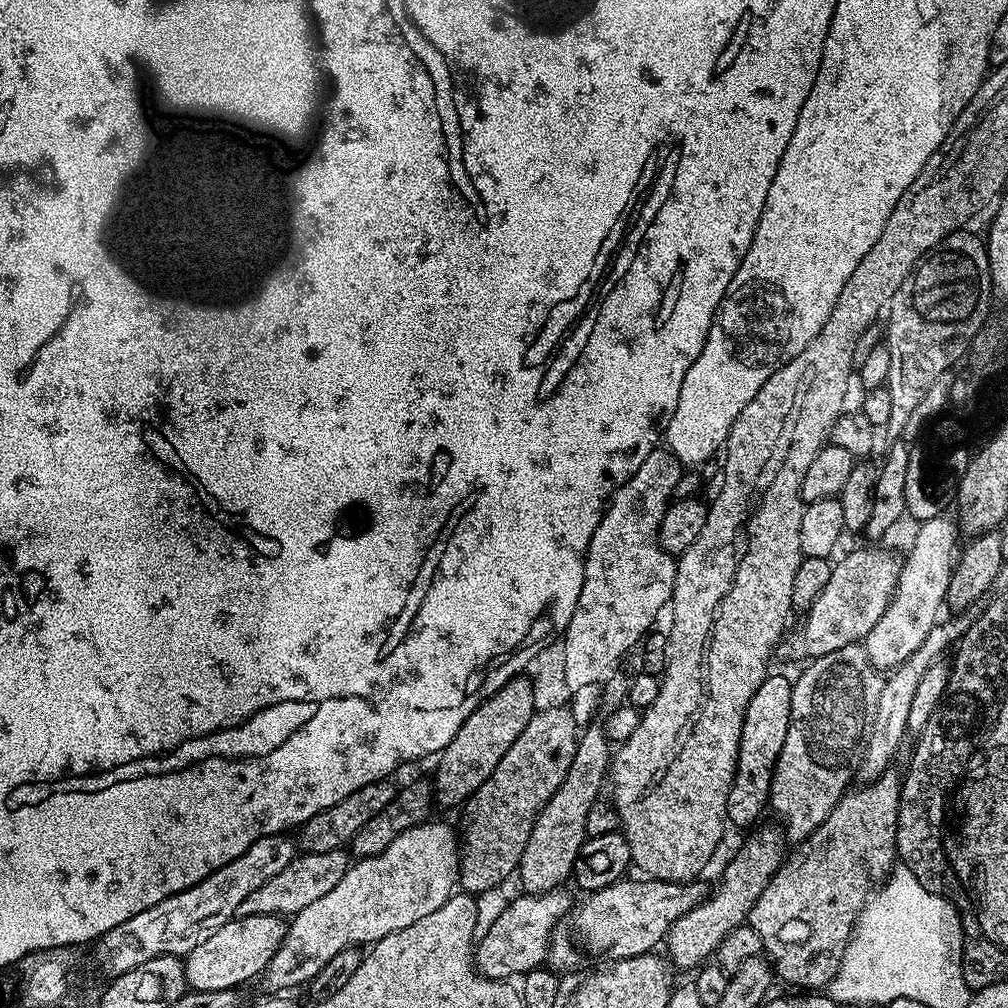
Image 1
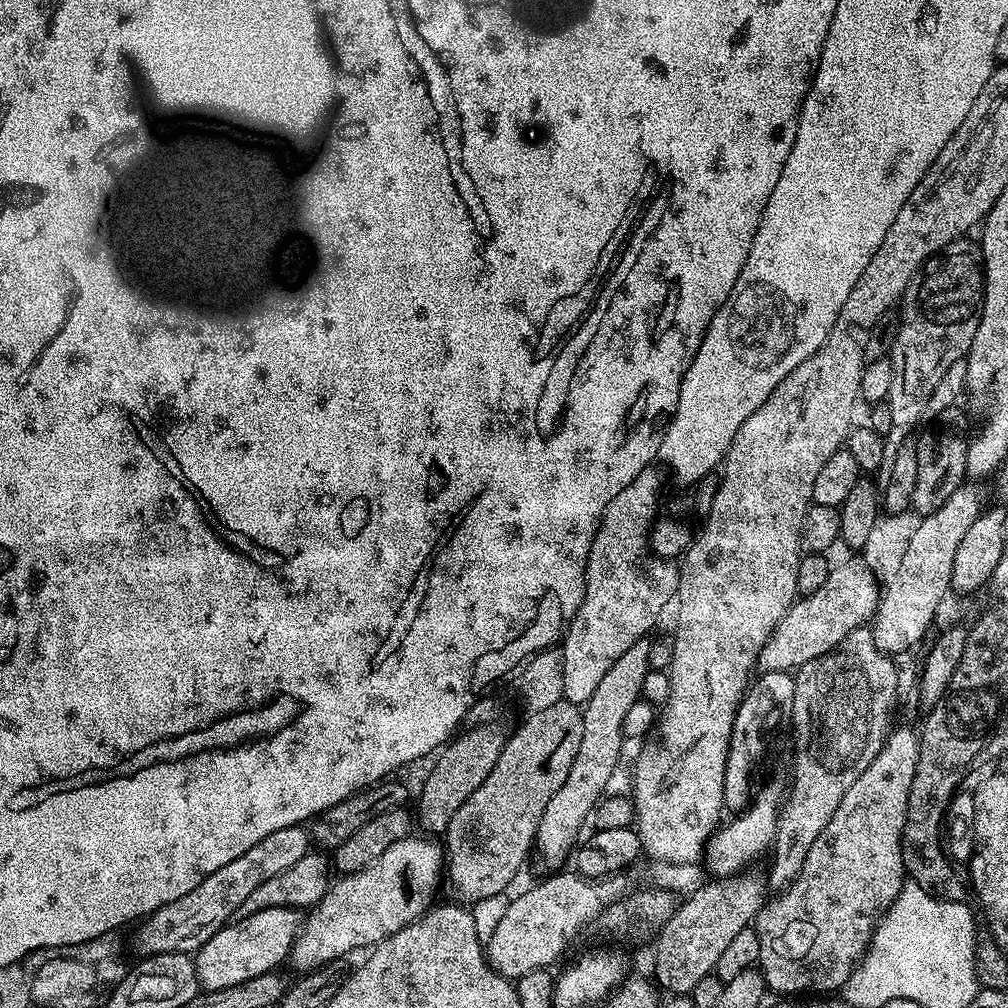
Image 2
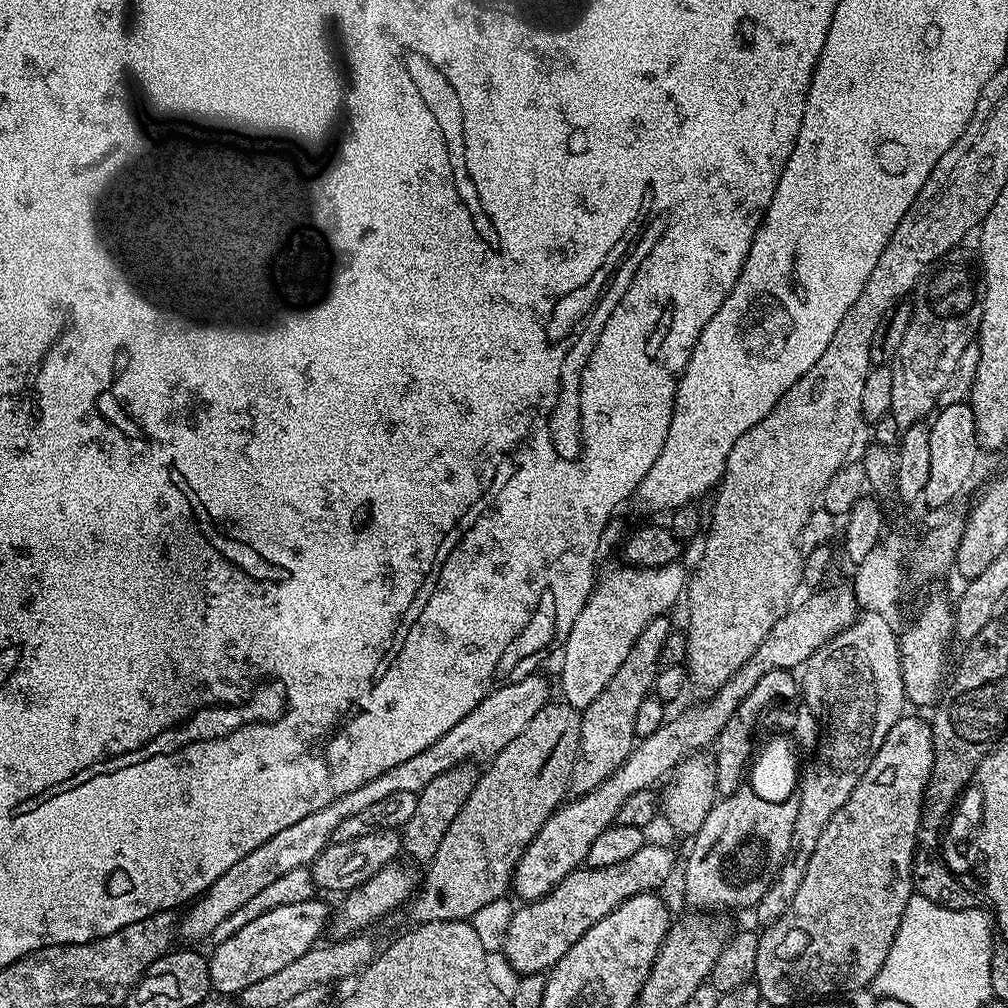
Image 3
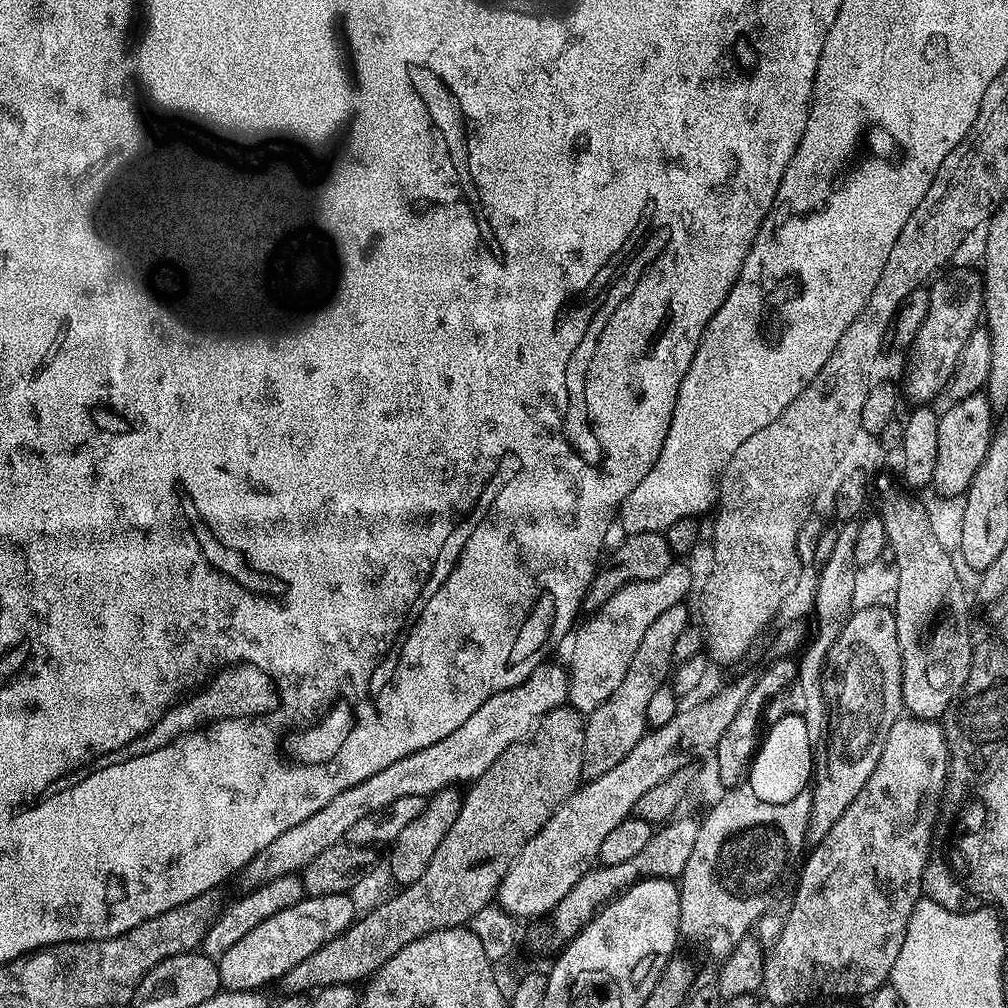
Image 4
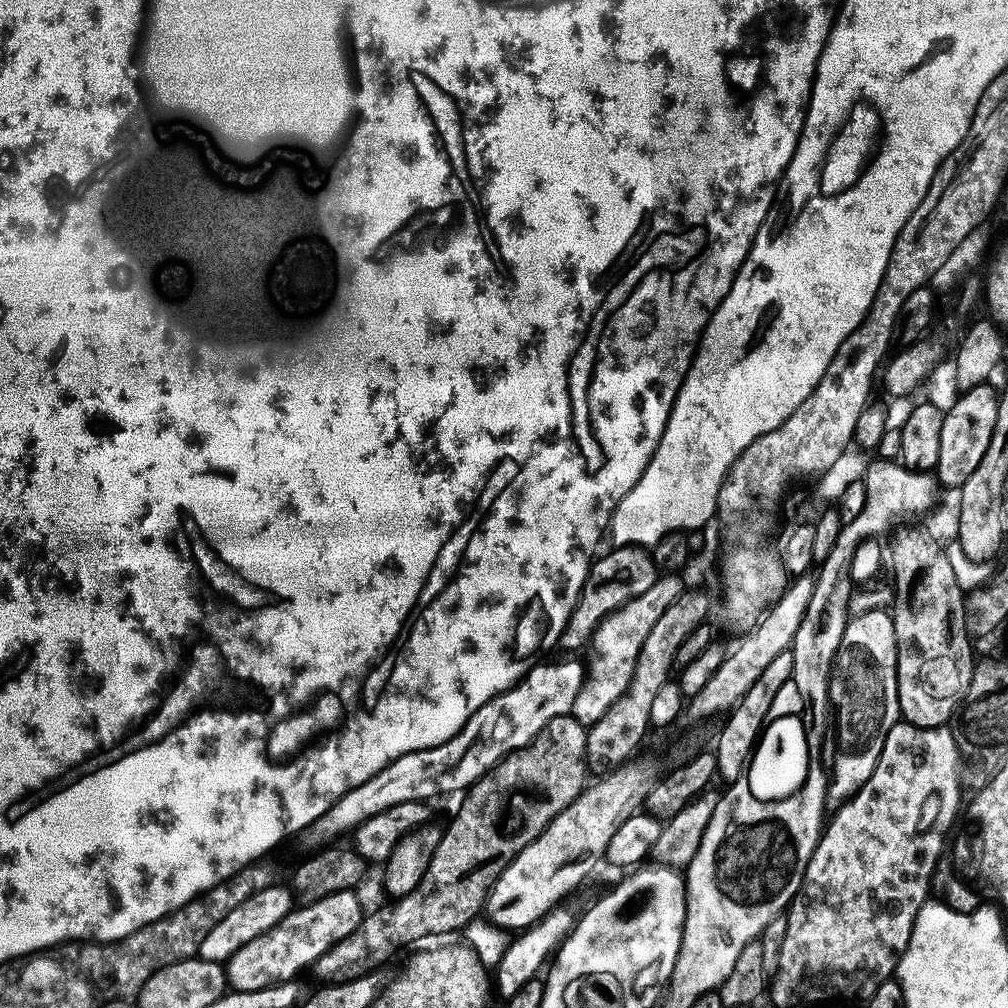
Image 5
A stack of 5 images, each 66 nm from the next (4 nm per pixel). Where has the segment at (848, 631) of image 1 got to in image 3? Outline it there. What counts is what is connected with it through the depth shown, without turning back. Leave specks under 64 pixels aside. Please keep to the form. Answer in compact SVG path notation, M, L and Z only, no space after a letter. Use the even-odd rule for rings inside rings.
M848 586L827 588L813 591L809 600L801 599L782 618L778 618L778 622L770 626L770 634L762 638L762 646L758 646L758 650L754 650L754 654L746 658L744 665L722 687L715 689L710 700L678 713L673 720L671 717L654 734L643 737L633 747L623 766L610 778L606 778L602 786L584 796L569 799L553 812L516 863L511 887L514 892L516 888L521 901L541 900L546 893L554 890L556 884L560 884L581 867L587 861L594 838L598 838L602 830L614 823L618 810L624 805L626 798L630 798L630 794L638 794L638 790L649 790L656 786L652 784L659 785L660 776L667 777L676 765L684 763L689 754L696 754L699 748L704 748L707 744L708 747L715 745L718 734L722 734L722 726L730 722L730 717L734 710L738 710L742 698L746 698L746 694L750 694L750 690L758 686L758 678L762 678L762 674L770 674L772 668L799 669L820 647L829 644L839 632L845 632L856 621L857 593Z

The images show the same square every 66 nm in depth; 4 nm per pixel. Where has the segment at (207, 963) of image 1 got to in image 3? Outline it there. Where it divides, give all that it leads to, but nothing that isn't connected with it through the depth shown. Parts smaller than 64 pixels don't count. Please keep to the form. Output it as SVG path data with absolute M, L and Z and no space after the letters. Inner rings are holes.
M313 898L306 902L294 902L294 906L278 906L278 910L270 910L254 922L246 922L238 934L230 934L226 942L215 945L208 956L208 969L212 992L225 997L235 997L246 986L259 982L276 971L284 969L289 962L302 958L311 948L317 947L324 927L330 924L330 912L320 901Z

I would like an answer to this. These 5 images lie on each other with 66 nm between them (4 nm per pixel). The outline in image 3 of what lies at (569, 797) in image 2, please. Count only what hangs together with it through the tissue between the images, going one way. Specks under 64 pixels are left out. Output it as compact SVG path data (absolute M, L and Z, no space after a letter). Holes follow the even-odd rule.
M667 615L654 618L642 634L638 634L638 642L630 646L630 654L626 654L626 662L618 666L618 674L610 678L606 690L590 702L582 710L580 718L580 753L574 762L570 792L573 797L584 796L593 792L606 778L610 778L626 762L638 737L634 730L634 717L638 714L638 706L653 691L656 673L662 667L660 655L662 646L666 646L666 638L674 631L674 624L668 621Z

